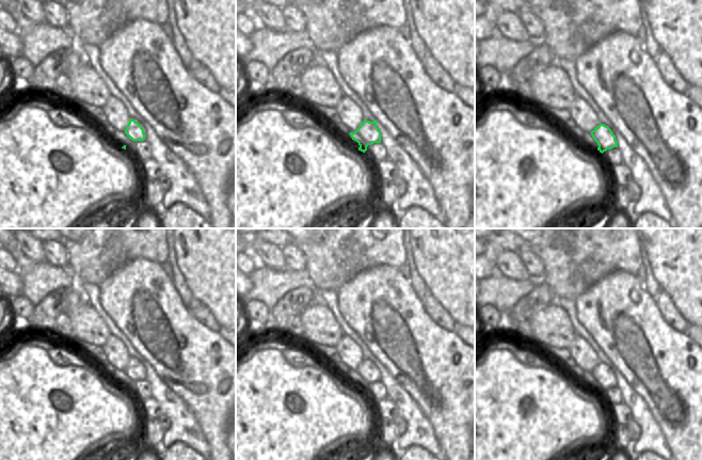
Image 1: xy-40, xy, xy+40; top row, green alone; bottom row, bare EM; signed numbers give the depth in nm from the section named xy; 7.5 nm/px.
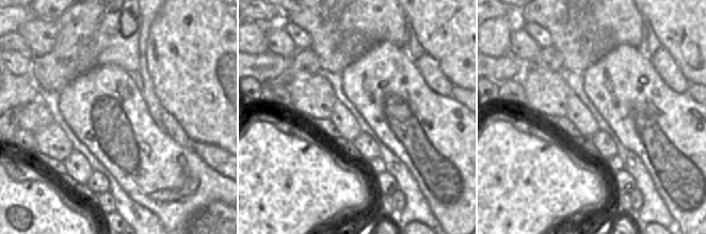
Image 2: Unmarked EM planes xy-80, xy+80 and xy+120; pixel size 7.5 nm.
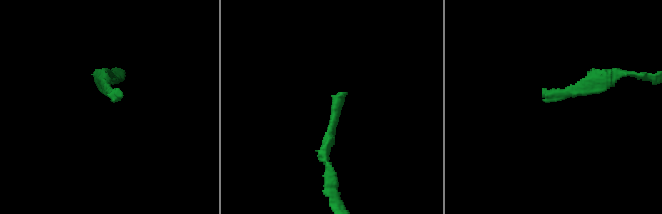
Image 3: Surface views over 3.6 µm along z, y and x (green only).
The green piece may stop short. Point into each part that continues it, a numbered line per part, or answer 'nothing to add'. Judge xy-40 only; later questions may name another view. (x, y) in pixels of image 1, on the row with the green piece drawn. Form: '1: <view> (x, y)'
nothing to add

